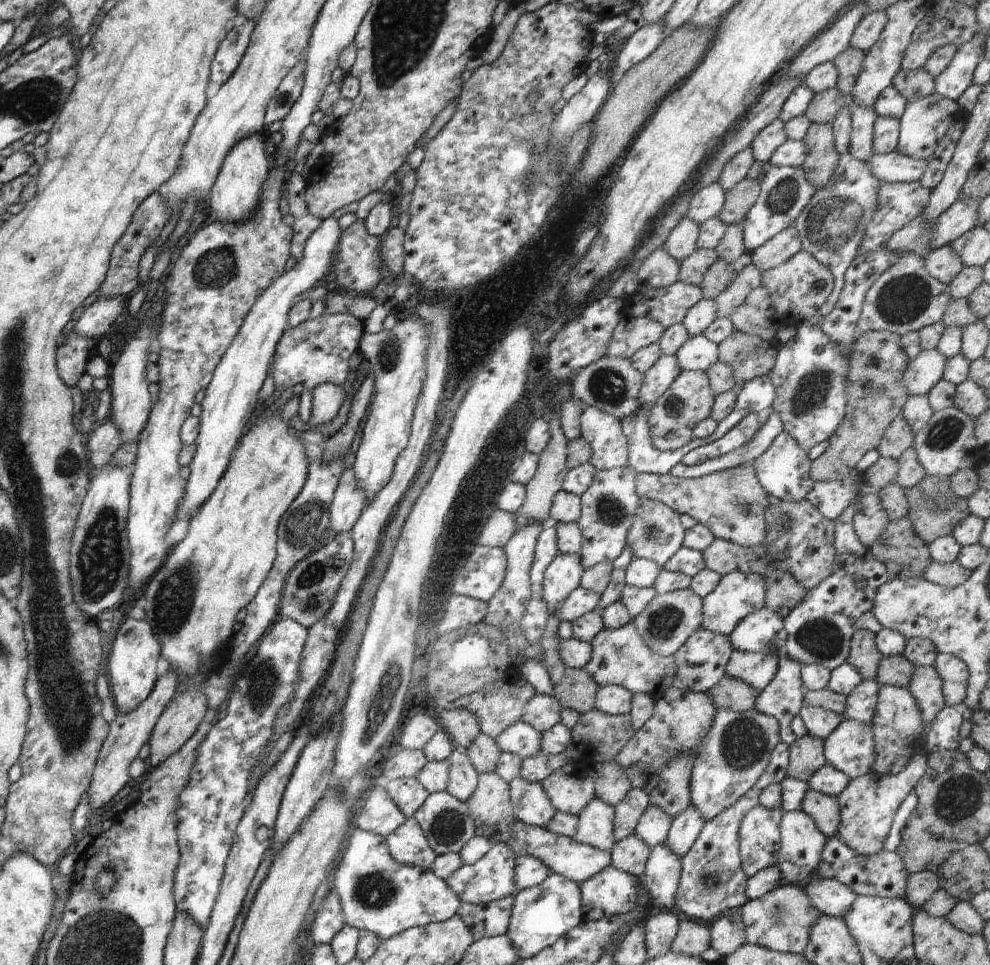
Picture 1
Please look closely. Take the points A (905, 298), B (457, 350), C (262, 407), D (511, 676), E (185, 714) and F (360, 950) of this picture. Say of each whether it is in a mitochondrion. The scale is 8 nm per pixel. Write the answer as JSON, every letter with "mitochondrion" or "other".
{"A":"mitochondrion","B":"other","C":"other","D":"other","E":"other","F":"other"}

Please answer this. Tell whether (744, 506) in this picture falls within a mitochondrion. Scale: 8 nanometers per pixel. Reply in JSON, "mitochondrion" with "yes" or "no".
{"mitochondrion":"yes"}

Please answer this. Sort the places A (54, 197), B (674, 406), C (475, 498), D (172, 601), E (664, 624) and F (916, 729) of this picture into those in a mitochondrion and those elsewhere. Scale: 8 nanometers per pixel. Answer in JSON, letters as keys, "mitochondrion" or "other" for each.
{"A":"other","B":"mitochondrion","C":"other","D":"mitochondrion","E":"mitochondrion","F":"other"}

